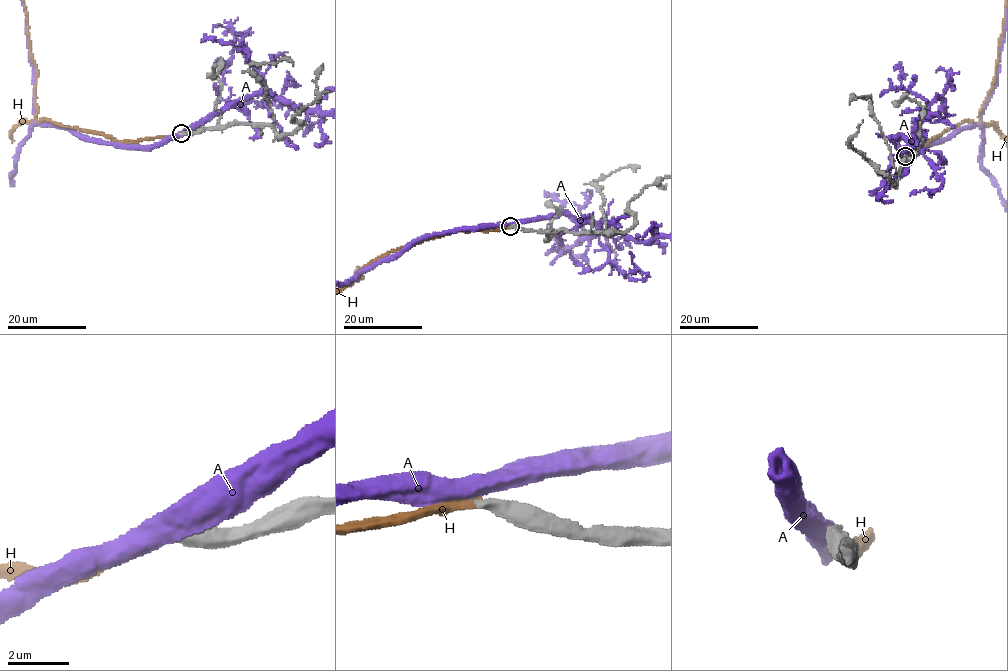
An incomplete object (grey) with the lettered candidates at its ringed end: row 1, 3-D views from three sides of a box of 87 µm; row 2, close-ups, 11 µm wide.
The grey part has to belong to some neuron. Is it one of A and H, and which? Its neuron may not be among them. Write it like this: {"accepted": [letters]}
{"accepted": ["H"]}

